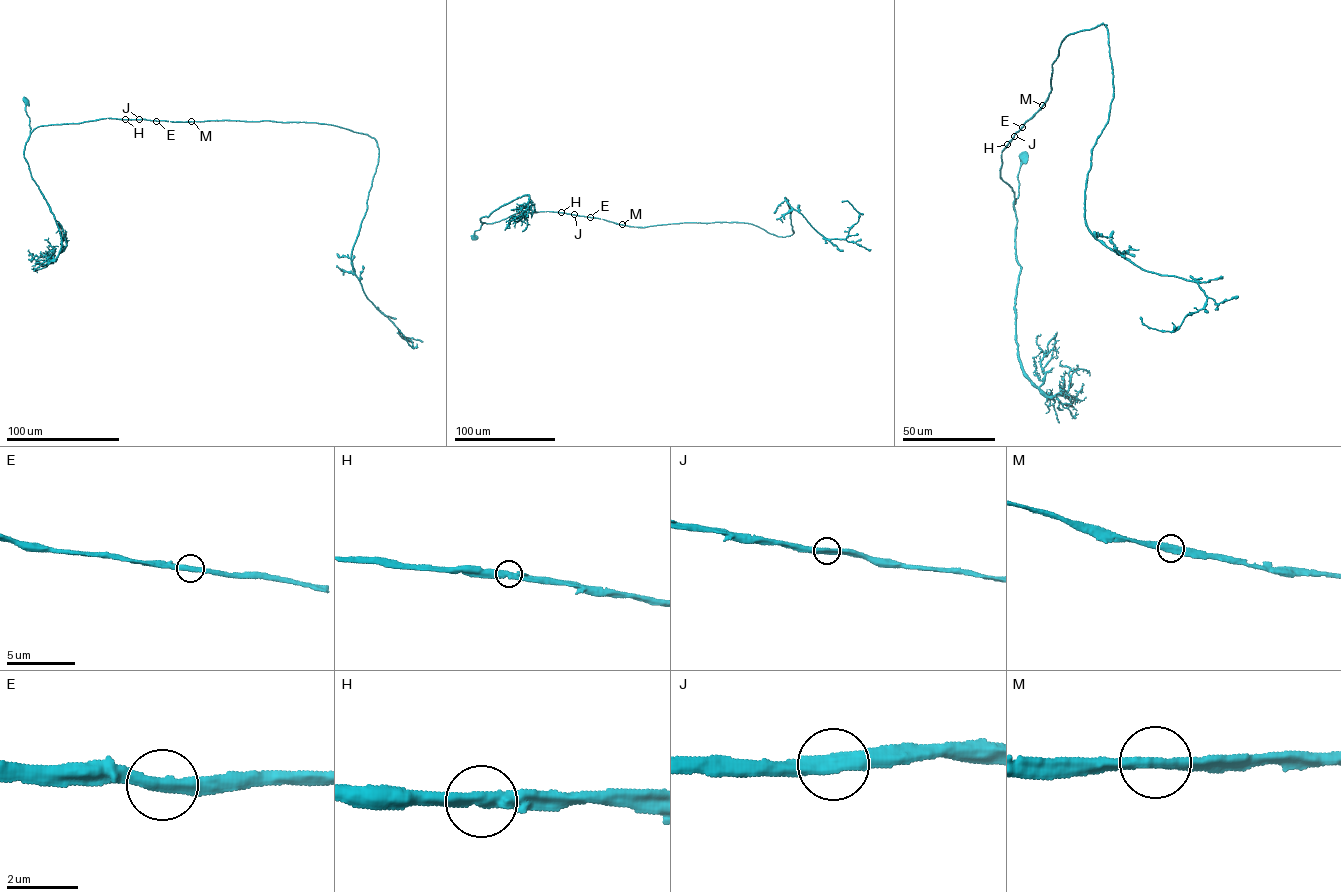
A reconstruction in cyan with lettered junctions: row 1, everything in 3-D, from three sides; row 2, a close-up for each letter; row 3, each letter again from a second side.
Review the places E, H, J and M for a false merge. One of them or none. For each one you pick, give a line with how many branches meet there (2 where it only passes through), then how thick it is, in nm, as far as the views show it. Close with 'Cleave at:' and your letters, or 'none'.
Cleave at: none

